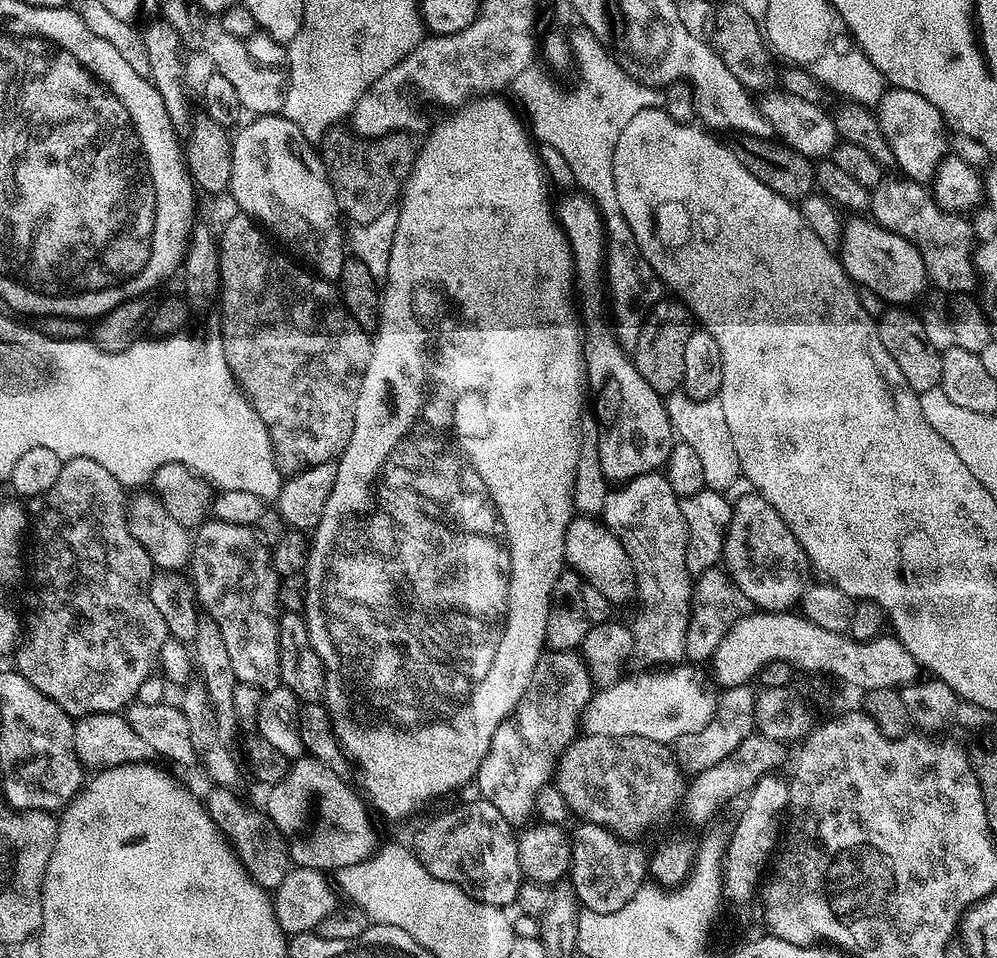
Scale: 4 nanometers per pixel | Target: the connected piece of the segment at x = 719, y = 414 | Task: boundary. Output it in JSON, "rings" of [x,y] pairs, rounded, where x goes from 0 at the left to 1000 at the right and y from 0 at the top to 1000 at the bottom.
{"rings":[[[684,407],[674,409],[667,416],[667,426],[673,436],[675,450],[679,456],[697,470],[703,479],[704,491],[707,492],[708,506],[711,510],[727,513],[741,498],[742,483],[736,473],[735,459],[732,457],[728,432],[725,431],[724,420],[720,415],[699,418],[690,415]]]}

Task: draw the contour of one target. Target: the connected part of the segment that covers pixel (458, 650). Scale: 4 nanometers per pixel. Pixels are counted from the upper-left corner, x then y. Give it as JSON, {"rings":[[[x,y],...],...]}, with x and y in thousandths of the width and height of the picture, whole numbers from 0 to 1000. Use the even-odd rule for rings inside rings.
{"rings":[[[482,98],[482,99],[480,99],[480,100],[478,100],[478,101],[476,101],[476,102],[473,102],[473,103],[471,103],[471,104],[469,104],[469,105],[468,105],[468,106],[466,106],[466,108],[464,108],[464,109],[462,109],[462,110],[460,110],[460,112],[458,112],[458,113],[457,113],[457,114],[456,114],[456,115],[453,115],[453,116],[450,116],[450,117],[449,117],[449,119],[450,119],[450,121],[449,121],[449,122],[447,122],[447,123],[446,123],[446,125],[445,125],[445,126],[443,126],[443,127],[442,127],[442,129],[437,129],[437,130],[435,130],[435,132],[434,132],[434,134],[433,134],[433,139],[431,139],[431,140],[430,140],[430,142],[429,142],[429,143],[427,143],[427,144],[426,144],[426,146],[425,146],[425,151],[423,151],[423,152],[422,152],[422,151],[420,151],[420,154],[419,154],[419,158],[418,158],[418,161],[417,161],[417,168],[415,168],[415,169],[414,169],[414,170],[413,170],[413,177],[412,177],[412,180],[410,180],[410,181],[409,181],[409,187],[408,187],[408,188],[406,188],[406,189],[405,189],[405,195],[404,195],[404,197],[403,197],[403,199],[402,199],[402,201],[401,201],[401,208],[400,208],[400,210],[399,210],[399,218],[400,218],[400,221],[399,221],[399,223],[398,223],[398,240],[397,240],[397,243],[396,243],[396,244],[395,244],[395,248],[394,248],[394,256],[393,256],[393,257],[392,257],[392,259],[391,259],[391,273],[390,273],[390,284],[389,284],[389,288],[388,288],[388,291],[387,291],[387,292],[385,292],[385,293],[384,293],[384,296],[383,296],[383,312],[382,312],[382,314],[381,314],[381,343],[380,343],[380,344],[378,344],[378,347],[377,347],[377,348],[376,348],[376,349],[375,349],[375,350],[374,350],[374,351],[373,351],[373,373],[372,373],[372,374],[371,374],[371,382],[367,382],[367,390],[366,390],[366,391],[365,391],[365,394],[364,394],[364,395],[363,395],[363,403],[362,403],[362,404],[361,404],[361,406],[360,406],[360,407],[359,407],[359,420],[358,420],[358,421],[357,421],[357,423],[356,423],[356,424],[355,424],[355,453],[351,453],[351,461],[350,461],[350,462],[349,462],[349,465],[348,465],[348,466],[347,466],[347,470],[346,470],[346,471],[345,471],[345,472],[343,472],[343,473],[341,473],[341,475],[340,475],[340,477],[339,477],[339,486],[338,486],[338,499],[337,499],[337,502],[335,502],[335,509],[334,509],[334,511],[333,511],[333,515],[332,515],[332,516],[331,516],[331,518],[330,518],[330,520],[329,520],[329,522],[327,522],[327,526],[326,526],[326,530],[325,530],[325,531],[324,531],[324,532],[323,532],[323,534],[322,534],[322,539],[321,539],[321,543],[320,543],[320,545],[318,545],[318,547],[317,547],[317,550],[316,550],[316,552],[315,552],[315,554],[314,554],[314,555],[313,555],[313,556],[312,556],[312,559],[311,559],[311,571],[310,571],[310,574],[309,574],[309,592],[308,592],[308,594],[307,594],[307,596],[306,596],[306,597],[305,597],[305,601],[306,601],[306,612],[307,612],[307,614],[308,614],[308,620],[307,620],[307,622],[306,622],[306,626],[305,626],[305,638],[304,638],[304,640],[303,640],[303,642],[304,642],[304,644],[305,644],[305,648],[307,648],[307,649],[308,649],[308,650],[309,650],[309,660],[310,660],[310,661],[312,661],[312,663],[313,663],[313,667],[314,667],[314,669],[316,669],[316,671],[317,671],[317,672],[318,672],[318,673],[321,673],[321,674],[324,674],[324,672],[326,672],[326,674],[327,674],[327,675],[329,675],[329,676],[330,676],[330,678],[331,678],[331,680],[333,680],[333,685],[334,685],[334,687],[335,687],[335,688],[337,688],[337,689],[332,689],[332,688],[330,688],[330,689],[329,689],[329,690],[328,690],[328,693],[327,693],[327,697],[328,697],[328,700],[329,700],[329,701],[330,701],[330,703],[331,703],[331,706],[332,706],[332,709],[333,709],[333,706],[334,706],[334,708],[335,708],[335,709],[337,709],[337,715],[335,715],[335,716],[334,716],[334,718],[333,718],[333,715],[332,715],[332,718],[331,718],[331,727],[334,727],[334,729],[335,729],[335,730],[337,730],[337,731],[333,731],[333,732],[331,732],[331,731],[332,731],[332,730],[330,730],[330,731],[329,731],[329,732],[328,732],[328,735],[327,735],[327,738],[328,738],[328,740],[329,740],[329,741],[330,741],[330,743],[331,743],[331,744],[333,744],[333,745],[336,745],[336,747],[335,747],[335,748],[334,748],[334,755],[335,755],[335,758],[336,758],[336,761],[337,761],[337,767],[338,767],[338,768],[339,768],[339,770],[340,770],[340,771],[341,771],[341,773],[342,773],[342,776],[343,776],[343,778],[344,778],[344,780],[345,780],[345,781],[346,781],[346,782],[347,782],[347,785],[348,785],[348,787],[349,787],[349,789],[350,789],[350,790],[353,790],[353,791],[354,791],[354,792],[355,792],[355,793],[356,793],[356,796],[357,796],[357,797],[358,797],[358,799],[359,799],[359,796],[361,796],[361,797],[362,797],[362,800],[363,800],[363,801],[365,801],[365,806],[366,806],[366,808],[367,808],[367,809],[369,809],[369,810],[374,810],[374,814],[373,814],[373,815],[371,815],[371,816],[370,816],[370,818],[369,818],[369,831],[370,831],[370,832],[369,832],[369,831],[368,831],[368,834],[369,834],[369,835],[370,835],[370,836],[371,836],[371,839],[372,839],[372,842],[373,842],[373,843],[374,843],[374,844],[376,844],[376,847],[377,847],[377,848],[378,848],[378,849],[380,849],[380,848],[379,848],[379,847],[381,847],[381,848],[382,848],[382,850],[383,850],[383,851],[385,851],[385,852],[386,852],[386,854],[387,854],[387,855],[389,855],[389,856],[401,856],[401,855],[403,855],[403,854],[404,854],[404,852],[409,852],[409,851],[411,851],[411,850],[412,850],[412,848],[413,848],[413,847],[415,847],[415,846],[416,846],[416,843],[417,843],[417,842],[419,842],[419,841],[420,841],[420,839],[423,839],[423,838],[425,838],[425,837],[426,837],[426,836],[427,836],[427,835],[429,835],[429,834],[431,834],[431,833],[432,833],[432,831],[443,831],[443,830],[445,830],[445,829],[446,829],[446,828],[447,828],[447,827],[453,827],[453,826],[455,826],[455,825],[456,825],[456,823],[461,823],[461,822],[463,822],[463,820],[464,820],[464,818],[465,818],[465,817],[467,817],[467,816],[468,816],[468,814],[469,814],[469,817],[470,817],[470,815],[472,815],[472,814],[473,814],[473,813],[474,813],[474,811],[476,811],[476,808],[477,808],[477,805],[478,805],[478,804],[480,804],[480,803],[481,803],[481,796],[482,796],[482,795],[483,795],[483,791],[487,791],[487,783],[491,783],[491,770],[495,770],[495,762],[499,762],[499,758],[504,758],[504,754],[505,754],[505,753],[506,753],[506,752],[507,752],[507,751],[508,751],[508,749],[509,749],[509,747],[511,747],[511,746],[512,746],[512,745],[513,745],[513,744],[514,744],[514,743],[515,743],[515,742],[516,742],[516,741],[517,741],[517,740],[518,740],[518,739],[519,739],[519,737],[521,737],[521,736],[522,736],[522,730],[523,730],[523,729],[524,729],[524,724],[528,724],[528,720],[529,720],[529,719],[530,719],[530,717],[531,717],[531,716],[532,716],[532,708],[533,708],[533,707],[534,707],[534,705],[535,705],[535,704],[536,704],[536,695],[537,695],[537,694],[538,694],[538,692],[539,692],[539,691],[540,691],[540,687],[541,687],[541,686],[542,686],[542,685],[543,685],[543,683],[544,683],[544,682],[545,682],[545,681],[546,681],[546,680],[547,680],[547,676],[548,676],[548,649],[549,649],[549,648],[550,648],[550,638],[551,638],[551,637],[552,637],[552,628],[553,628],[553,627],[554,627],[554,617],[555,617],[555,616],[556,616],[556,608],[560,608],[560,603],[561,603],[561,602],[562,602],[562,598],[563,598],[563,597],[565,597],[565,596],[567,596],[567,593],[568,593],[568,590],[567,590],[567,588],[566,588],[566,563],[567,563],[567,562],[568,562],[568,553],[569,553],[569,552],[570,552],[570,546],[572,546],[572,544],[573,544],[573,543],[574,543],[574,540],[575,540],[575,538],[576,538],[576,529],[575,529],[575,522],[574,522],[574,514],[575,514],[575,513],[576,513],[576,511],[577,511],[577,487],[578,487],[578,486],[580,486],[580,478],[581,478],[581,468],[582,468],[582,438],[583,438],[583,436],[584,436],[584,435],[585,435],[585,432],[586,432],[586,430],[587,430],[587,429],[588,429],[588,423],[586,423],[586,409],[587,409],[587,410],[588,410],[588,389],[587,389],[587,386],[586,386],[586,361],[587,361],[587,358],[588,358],[588,347],[587,347],[587,343],[586,343],[586,342],[585,342],[585,341],[584,341],[584,330],[583,330],[583,327],[582,327],[582,326],[581,326],[581,325],[580,325],[580,313],[579,313],[579,310],[578,310],[578,309],[577,309],[577,308],[576,308],[576,293],[577,293],[577,291],[578,291],[578,279],[577,279],[577,278],[576,278],[576,273],[575,273],[575,272],[574,272],[574,258],[573,258],[573,257],[572,257],[572,253],[571,253],[571,252],[570,252],[570,246],[569,246],[569,244],[567,244],[567,243],[566,243],[566,238],[565,238],[565,237],[564,237],[564,235],[563,235],[563,234],[562,234],[562,232],[561,232],[561,229],[560,229],[560,221],[559,221],[559,218],[558,218],[558,217],[557,217],[557,216],[556,216],[556,209],[555,209],[555,213],[554,213],[554,209],[553,209],[553,207],[552,207],[552,206],[550,206],[550,188],[552,188],[552,184],[551,184],[551,181],[549,181],[549,180],[547,180],[547,178],[546,178],[546,171],[545,171],[545,170],[544,170],[544,169],[543,169],[543,167],[542,167],[542,160],[541,160],[541,158],[540,158],[540,154],[539,154],[539,151],[538,151],[538,150],[537,150],[537,149],[536,149],[536,146],[535,146],[535,143],[534,143],[534,142],[533,142],[533,141],[532,141],[532,138],[531,138],[531,135],[530,135],[530,134],[529,134],[529,133],[528,133],[528,129],[527,129],[527,126],[526,126],[526,125],[525,125],[525,124],[524,124],[524,121],[523,121],[523,118],[522,118],[522,121],[521,121],[521,119],[520,119],[520,118],[518,118],[518,117],[517,117],[517,115],[516,115],[516,114],[514,114],[514,113],[513,113],[513,111],[512,111],[512,110],[510,110],[510,109],[509,109],[509,106],[508,106],[508,105],[506,105],[506,104],[505,104],[505,103],[506,103],[506,102],[507,102],[507,101],[506,101],[506,100],[505,100],[505,99],[502,99],[502,98]]]}

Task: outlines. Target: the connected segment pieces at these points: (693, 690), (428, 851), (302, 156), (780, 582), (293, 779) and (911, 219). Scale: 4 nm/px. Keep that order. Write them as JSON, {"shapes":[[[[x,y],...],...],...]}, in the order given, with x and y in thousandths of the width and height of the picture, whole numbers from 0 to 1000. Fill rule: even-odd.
{"shapes":[[[[670,695],[665,699],[656,699],[652,706],[629,705],[619,714],[610,718],[595,721],[592,733],[586,738],[582,749],[582,760],[587,768],[603,768],[604,770],[620,770],[621,768],[639,768],[640,770],[656,770],[656,775],[673,778],[684,766],[696,766],[704,762],[718,740],[716,727],[706,719],[694,695]]],[[[474,833],[470,839],[461,839],[458,843],[453,843],[450,848],[445,848],[442,852],[437,852],[434,856],[429,856],[421,864],[421,870],[417,873],[415,888],[417,895],[435,912],[435,916],[443,916],[443,921],[451,921],[459,925],[469,935],[474,935],[479,942],[490,944],[496,948],[509,949],[519,943],[521,927],[524,922],[522,905],[520,904],[520,876],[519,865],[508,854],[504,854],[504,849],[491,837]]],[[[283,119],[256,122],[239,140],[236,139],[232,163],[232,190],[230,200],[237,207],[242,220],[252,225],[266,239],[271,238],[298,268],[303,267],[326,292],[340,293],[343,278],[349,270],[347,244],[341,234],[343,223],[335,207],[325,168],[308,142],[297,128]]],[[[760,516],[753,517],[737,520],[734,526],[734,540],[726,558],[724,589],[740,616],[744,616],[761,638],[789,639],[801,632],[807,614],[811,613],[810,580],[776,528]]],[[[297,791],[285,814],[272,819],[267,851],[288,877],[294,903],[340,908],[370,898],[378,888],[374,849],[348,816],[322,794]]],[[[902,186],[887,188],[874,197],[873,225],[882,237],[909,248],[925,265],[929,286],[936,302],[944,305],[974,306],[981,289],[977,275],[977,238],[962,221],[945,219],[934,199],[924,189]]]]}

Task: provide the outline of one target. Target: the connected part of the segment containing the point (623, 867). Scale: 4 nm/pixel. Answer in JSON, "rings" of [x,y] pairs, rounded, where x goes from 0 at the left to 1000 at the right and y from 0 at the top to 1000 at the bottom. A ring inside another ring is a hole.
{"rings":[[[583,859],[578,873],[573,874],[574,878],[574,904],[572,907],[572,926],[578,932],[579,941],[589,951],[600,954],[616,954],[616,950],[624,950],[640,929],[648,923],[648,896],[646,900],[646,889],[641,885],[641,880],[633,877],[625,877],[613,868],[610,864],[605,864],[599,860]]]}

